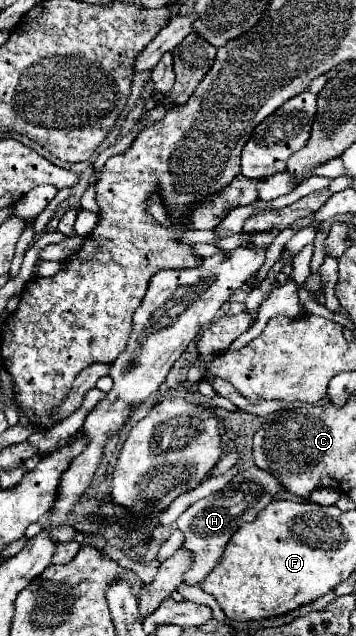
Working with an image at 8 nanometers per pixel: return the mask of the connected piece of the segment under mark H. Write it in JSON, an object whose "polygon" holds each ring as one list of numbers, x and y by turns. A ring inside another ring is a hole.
{"polygon":[[251,466,241,470,223,490,191,504,177,520,177,528,185,534,181,548,193,554,193,564,183,574,183,582,189,586,199,586,201,580,221,562,223,550,229,538,239,530,239,526,245,522,253,522,257,514,281,492,285,492,285,488,275,476,271,476,267,470]]}

